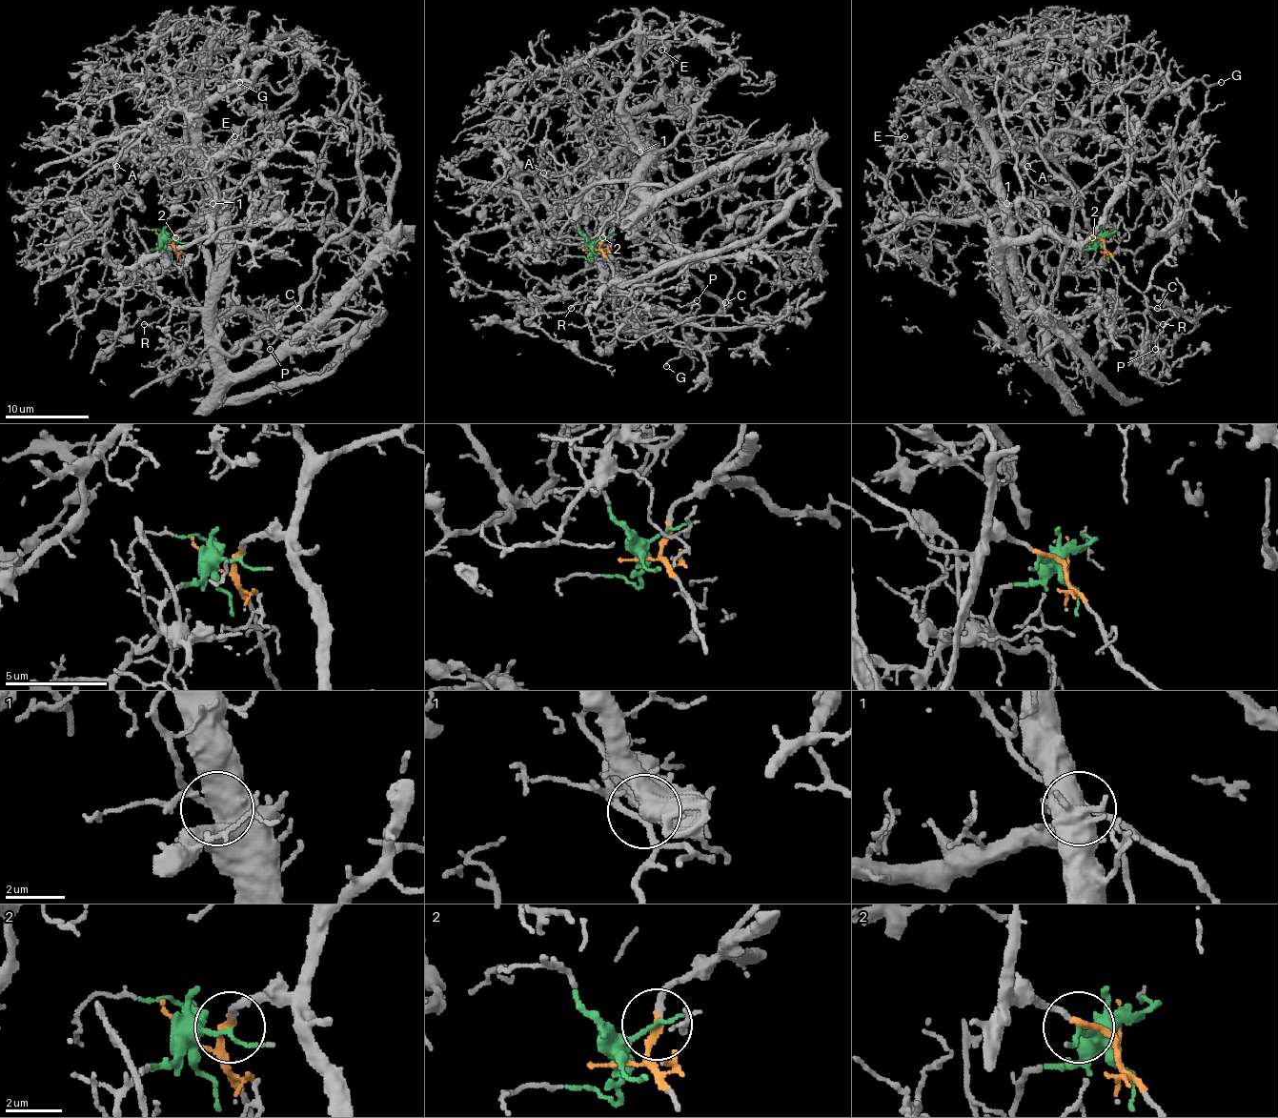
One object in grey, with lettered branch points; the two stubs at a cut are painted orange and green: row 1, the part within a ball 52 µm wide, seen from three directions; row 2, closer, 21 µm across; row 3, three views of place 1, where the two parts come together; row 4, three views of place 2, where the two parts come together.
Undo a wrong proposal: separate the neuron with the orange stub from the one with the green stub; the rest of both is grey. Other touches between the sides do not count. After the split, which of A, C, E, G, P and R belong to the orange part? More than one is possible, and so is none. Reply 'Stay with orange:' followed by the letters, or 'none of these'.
Stay with orange: C, G, P, R

